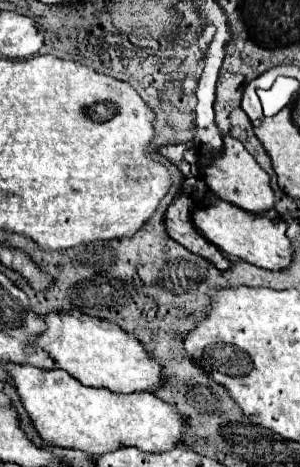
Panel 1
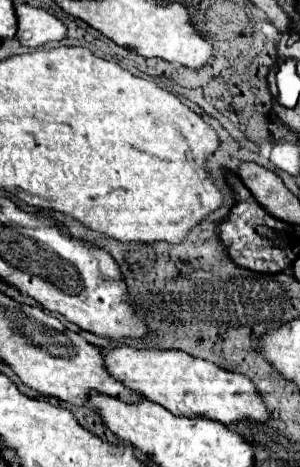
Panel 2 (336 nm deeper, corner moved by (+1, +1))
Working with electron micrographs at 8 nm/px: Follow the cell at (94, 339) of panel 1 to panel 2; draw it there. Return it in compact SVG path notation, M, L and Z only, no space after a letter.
M120 344L116 348L102 348L102 360L112 378L120 380L128 390L140 392L144 398L158 402L172 414L186 418L210 418L226 426L244 418L264 422L270 418L262 404L256 386L242 374L224 372L216 364L200 358L192 358L182 350L160 348L134 348Z

